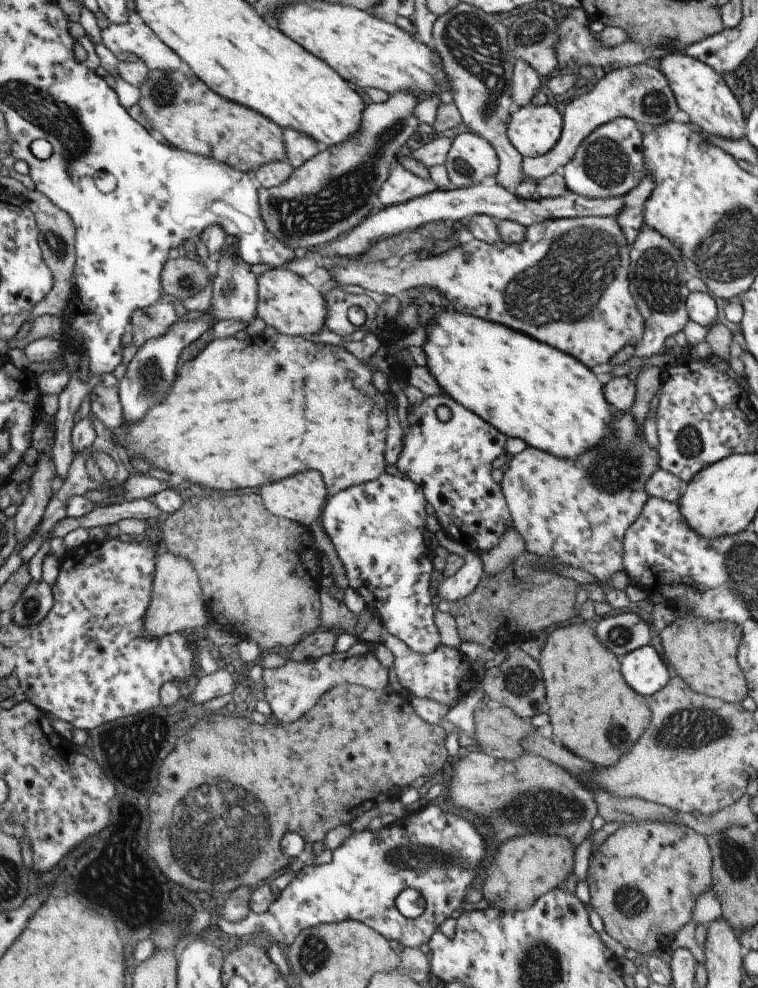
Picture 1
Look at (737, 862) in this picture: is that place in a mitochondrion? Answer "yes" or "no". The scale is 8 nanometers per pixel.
yes

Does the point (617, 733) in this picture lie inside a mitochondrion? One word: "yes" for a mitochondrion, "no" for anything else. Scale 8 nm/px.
yes

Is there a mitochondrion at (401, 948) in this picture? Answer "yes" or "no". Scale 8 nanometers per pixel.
no

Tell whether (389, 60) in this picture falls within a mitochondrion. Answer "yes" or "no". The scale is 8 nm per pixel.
no

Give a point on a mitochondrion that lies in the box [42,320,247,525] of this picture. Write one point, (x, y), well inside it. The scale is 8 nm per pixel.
(150, 375)

